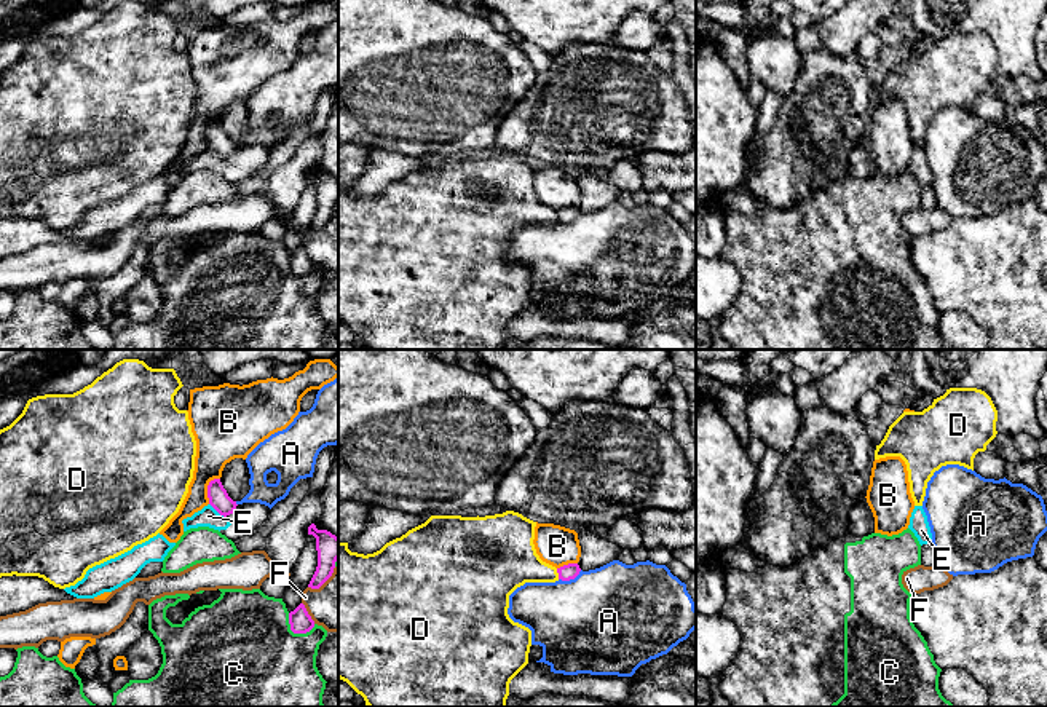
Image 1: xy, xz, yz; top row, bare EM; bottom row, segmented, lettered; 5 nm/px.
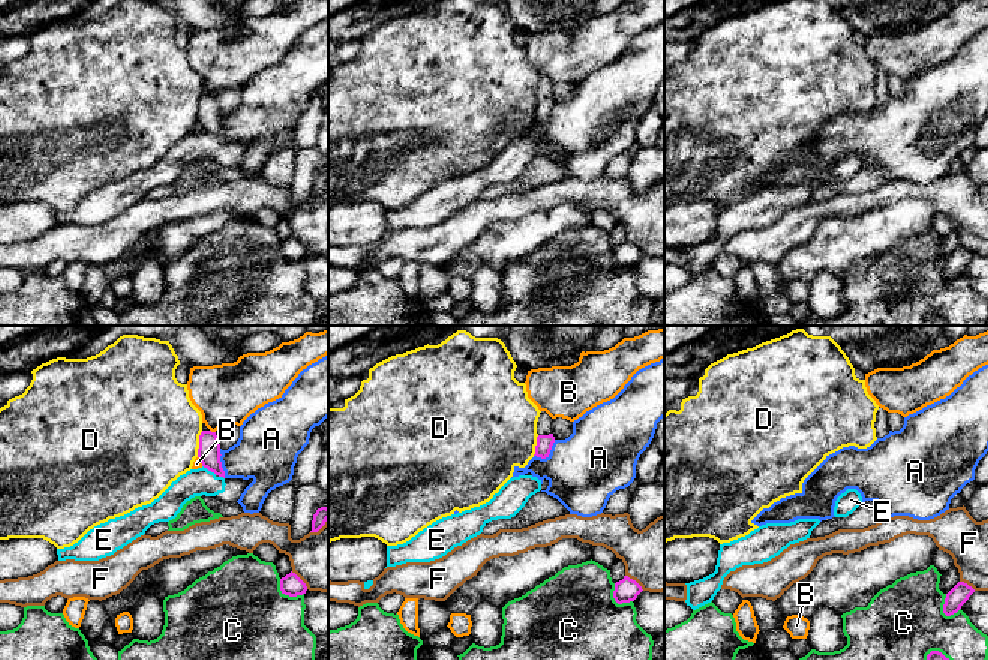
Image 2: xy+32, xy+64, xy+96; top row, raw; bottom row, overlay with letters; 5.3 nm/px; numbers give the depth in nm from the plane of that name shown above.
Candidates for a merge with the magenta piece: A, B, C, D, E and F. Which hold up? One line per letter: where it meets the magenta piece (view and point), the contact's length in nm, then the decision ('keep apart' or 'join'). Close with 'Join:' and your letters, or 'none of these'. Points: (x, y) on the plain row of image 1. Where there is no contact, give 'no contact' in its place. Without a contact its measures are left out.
A: xz (570, 221) | 130 nm | keep apart
B: xy (208, 131) | 150 nm | keep apart
C: xy (296, 275) | 160 nm | keep apart
D: xz (557, 214) | 60 nm | keep apart
E: xy (217, 154) | 120 nm | keep apart
F: xy (307, 256) | 130 nm | keep apart
Join: none of these

